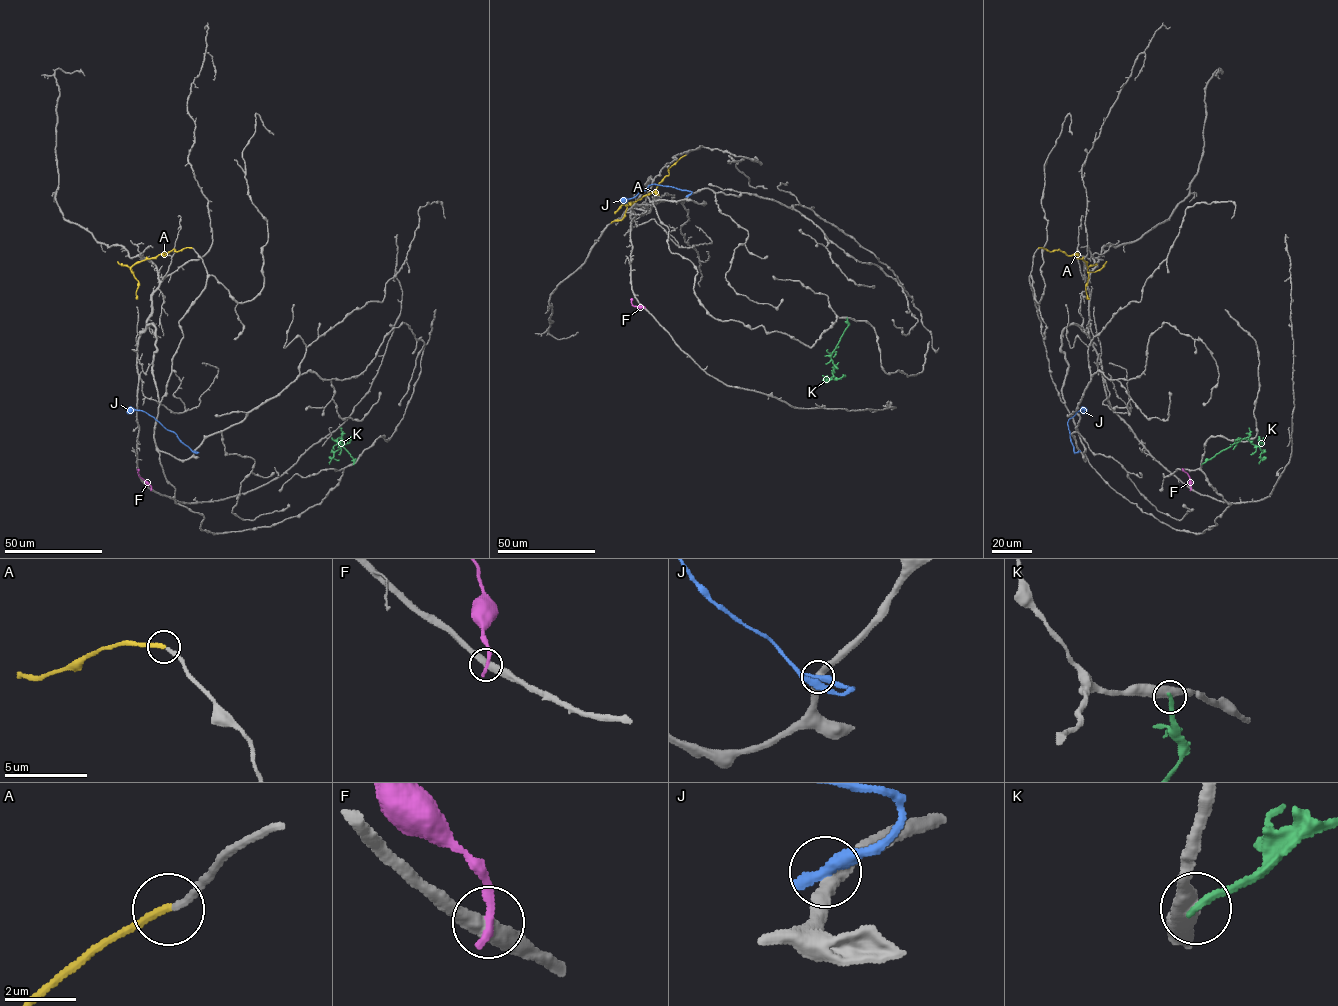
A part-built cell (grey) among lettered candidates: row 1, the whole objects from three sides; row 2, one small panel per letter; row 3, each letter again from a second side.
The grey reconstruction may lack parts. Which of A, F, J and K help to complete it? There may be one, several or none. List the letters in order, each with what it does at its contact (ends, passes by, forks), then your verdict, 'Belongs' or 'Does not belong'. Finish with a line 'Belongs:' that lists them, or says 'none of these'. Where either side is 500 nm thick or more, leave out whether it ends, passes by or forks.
A: It ends there. Belongs
F: It ends there. Does not belong
J: It ends there. Does not belong
K: Does not belong
Belongs: A

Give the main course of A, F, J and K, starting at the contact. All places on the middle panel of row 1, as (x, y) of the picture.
A: (685, 155), (669, 168), (669, 174), (654, 191), (624, 204), (627, 209), (625, 216), (611, 223)
F: (644, 307), (634, 306), (632, 298)
J: (687, 196), (690, 191), (652, 184), (625, 202), (620, 201)
K: (847, 318), (847, 327), (831, 356), (834, 364), (833, 376), (824, 380), (832, 378)

